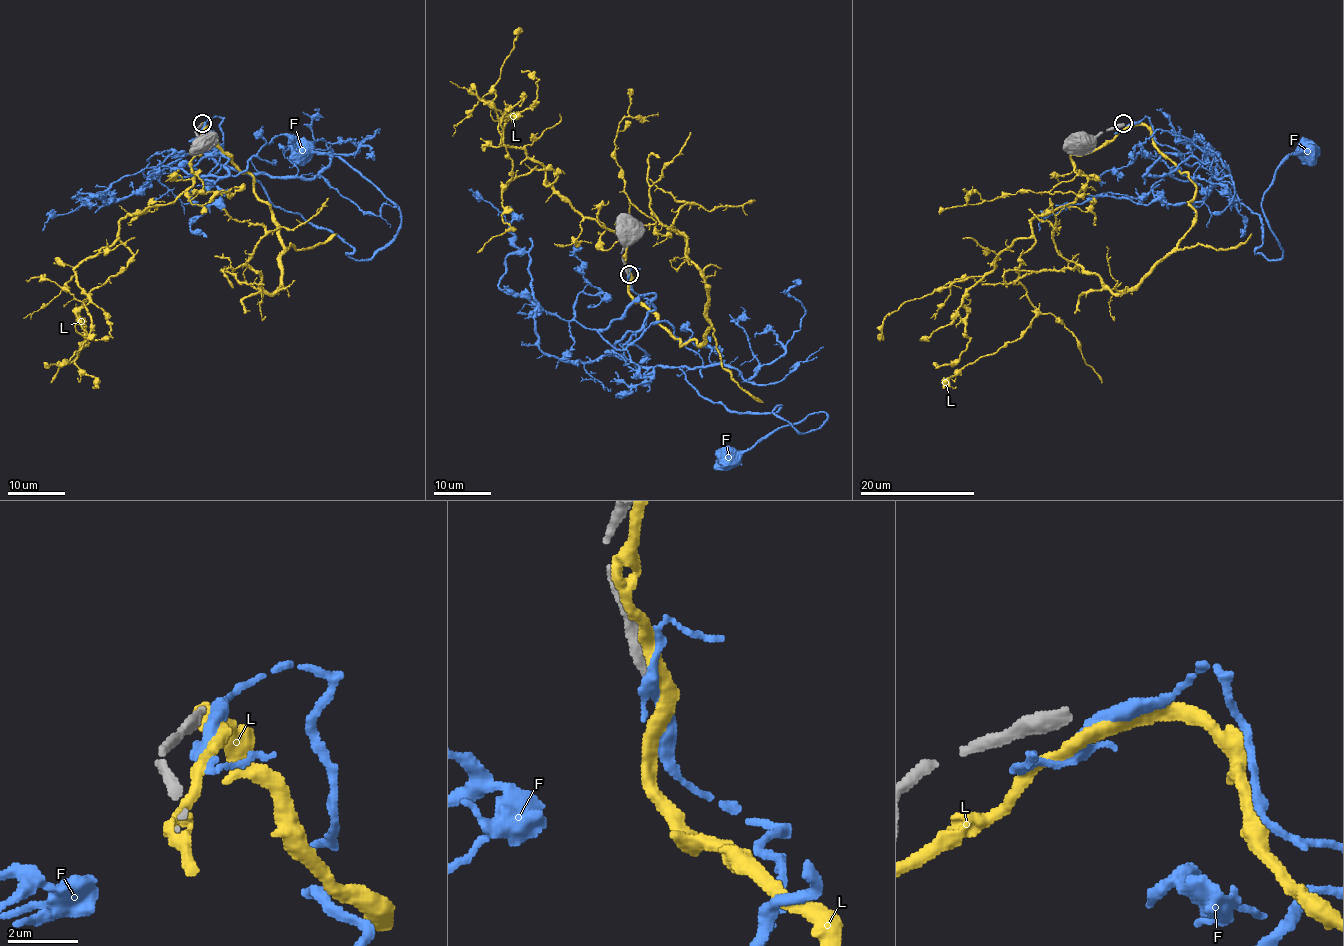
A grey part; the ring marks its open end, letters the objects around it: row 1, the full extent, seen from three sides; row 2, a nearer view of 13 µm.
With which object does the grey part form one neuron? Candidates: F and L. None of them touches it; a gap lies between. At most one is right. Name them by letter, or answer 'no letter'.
no letter

